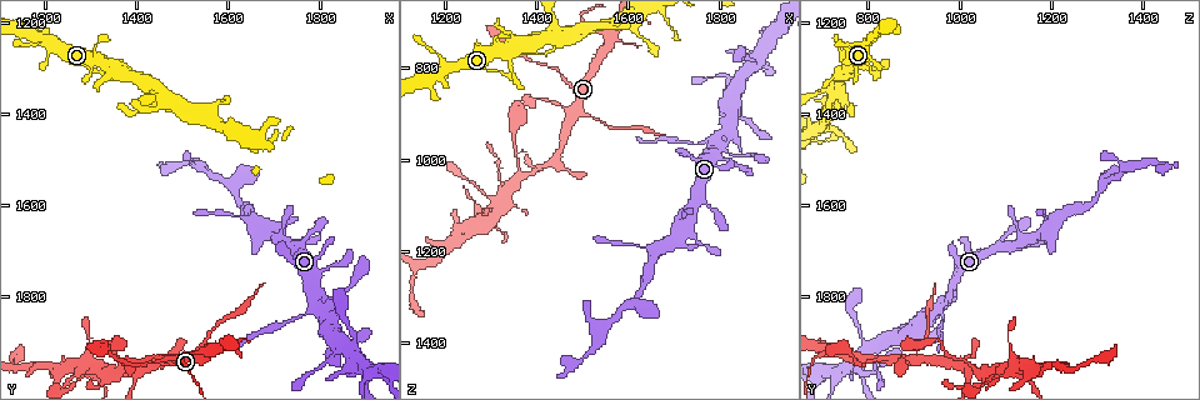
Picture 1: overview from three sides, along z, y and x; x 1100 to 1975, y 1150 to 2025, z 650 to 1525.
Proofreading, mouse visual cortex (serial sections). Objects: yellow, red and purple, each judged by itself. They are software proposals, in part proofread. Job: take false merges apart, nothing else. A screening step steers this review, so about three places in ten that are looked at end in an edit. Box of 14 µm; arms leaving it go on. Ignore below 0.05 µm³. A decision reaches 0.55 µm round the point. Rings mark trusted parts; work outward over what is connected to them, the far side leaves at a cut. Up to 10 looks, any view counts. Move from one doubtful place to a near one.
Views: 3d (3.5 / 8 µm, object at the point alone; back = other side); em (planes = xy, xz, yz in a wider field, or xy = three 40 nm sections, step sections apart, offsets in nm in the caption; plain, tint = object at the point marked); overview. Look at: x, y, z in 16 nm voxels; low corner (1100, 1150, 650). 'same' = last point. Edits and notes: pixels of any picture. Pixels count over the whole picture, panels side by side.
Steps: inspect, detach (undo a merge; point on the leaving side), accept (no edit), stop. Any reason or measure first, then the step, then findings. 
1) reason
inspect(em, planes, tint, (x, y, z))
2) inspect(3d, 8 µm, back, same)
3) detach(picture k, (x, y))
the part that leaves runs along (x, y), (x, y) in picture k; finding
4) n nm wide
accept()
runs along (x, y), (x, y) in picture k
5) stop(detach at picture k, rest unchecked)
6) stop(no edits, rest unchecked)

small branch off a trunk
inspect(3d, 3.5 µm, (1430, 1345, 710))

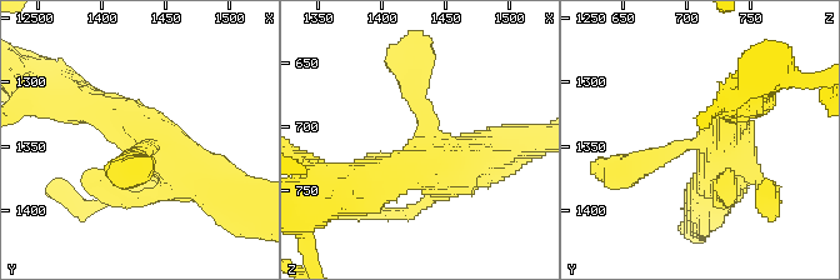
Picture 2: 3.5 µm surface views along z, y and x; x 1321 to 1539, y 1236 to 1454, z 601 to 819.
shape alone is not enough
inspect(em, xy, step 5, tint, (1440, 1348, 710))

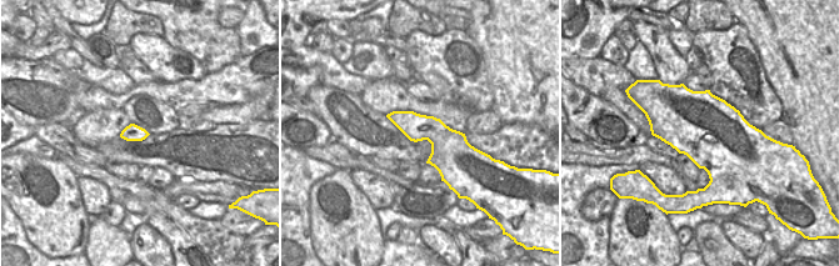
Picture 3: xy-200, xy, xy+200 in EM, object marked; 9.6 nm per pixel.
accept()
runs along (99, 106), (234, 199) in picture 2; continuous, no second cell

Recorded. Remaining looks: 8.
calibre changes
inspect(3d, 3.5 µm, (1525, 1925, 905))

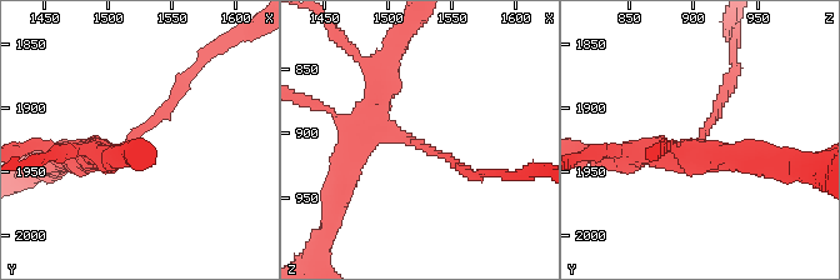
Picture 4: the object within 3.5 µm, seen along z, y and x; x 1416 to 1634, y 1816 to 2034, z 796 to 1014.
arms of 150, 300 nm
inspect(em, xy, step 1, tint, (1524, 1922, 908))

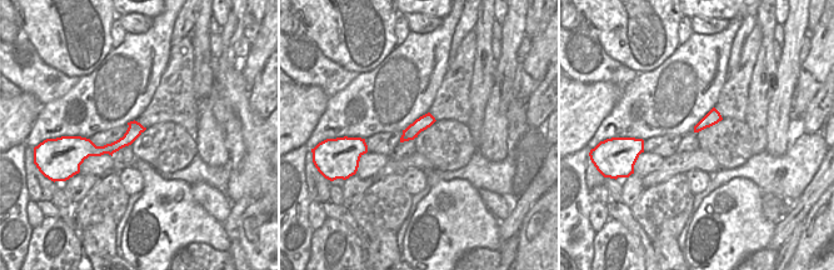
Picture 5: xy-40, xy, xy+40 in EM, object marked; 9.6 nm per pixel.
detach(picture 4, (170, 105))
the part that leaves runs along (139, 133), (220, 44) in picture 4; two cells meet here

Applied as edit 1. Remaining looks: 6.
inspect(overview)

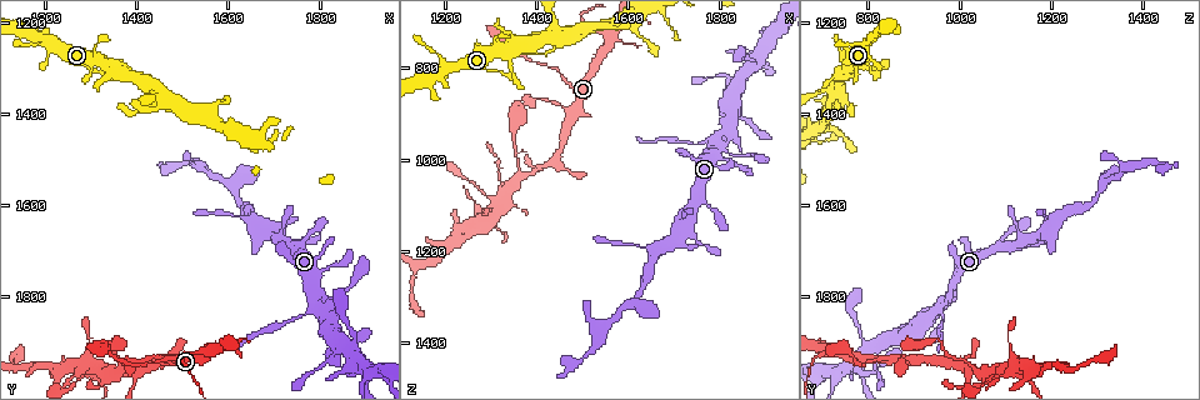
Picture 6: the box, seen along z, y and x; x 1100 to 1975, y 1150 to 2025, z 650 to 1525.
thick turns thin
inspect(3d, 3.5 µm, (1370, 1960, 1030))

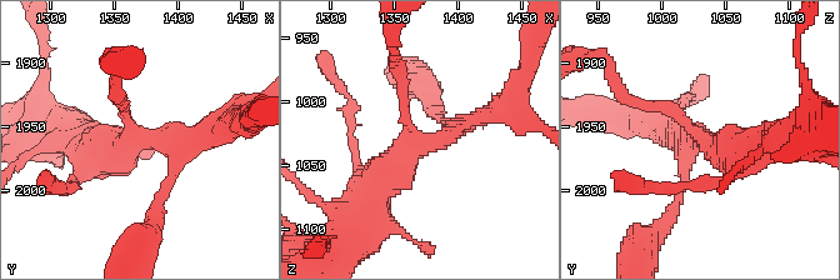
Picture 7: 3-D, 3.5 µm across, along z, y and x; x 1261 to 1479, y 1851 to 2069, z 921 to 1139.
3 arms; arms of 150, 200, 500 nm; need the tissue
inspect(em, planes, tint, (1372, 1960, 1034))

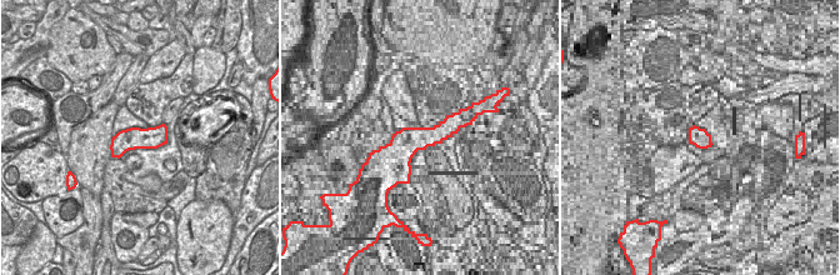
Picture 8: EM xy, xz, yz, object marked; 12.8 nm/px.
another direction
inspect(em, xy, step 1, tint, same)

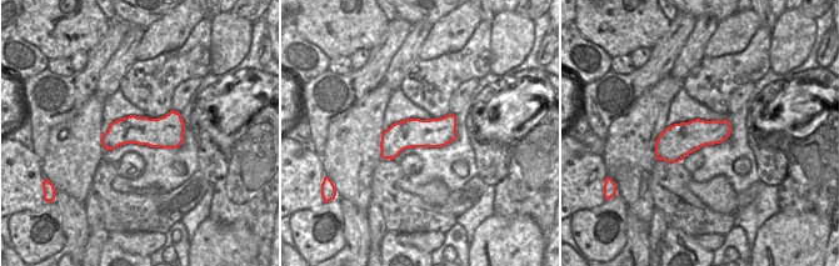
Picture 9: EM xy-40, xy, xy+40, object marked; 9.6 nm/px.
accept()
runs along (453, 119), (384, 154) in picture 9; all the same cell

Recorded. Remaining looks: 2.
a narrow waist
inspect(3d, 3.5 µm, (1745, 1855, 965))

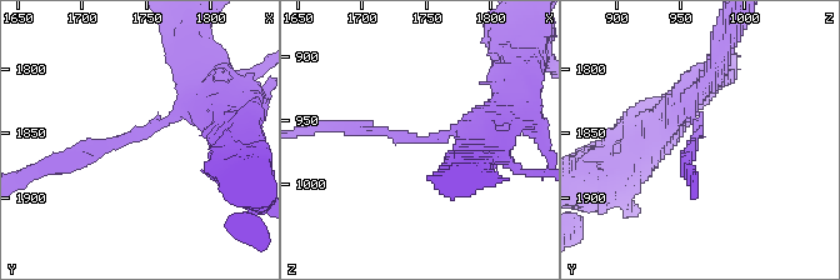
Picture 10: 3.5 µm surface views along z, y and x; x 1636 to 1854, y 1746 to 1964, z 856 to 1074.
shape alone is not enough
inspect(em, xy, step 3, tint, (1742, 1852, 964))

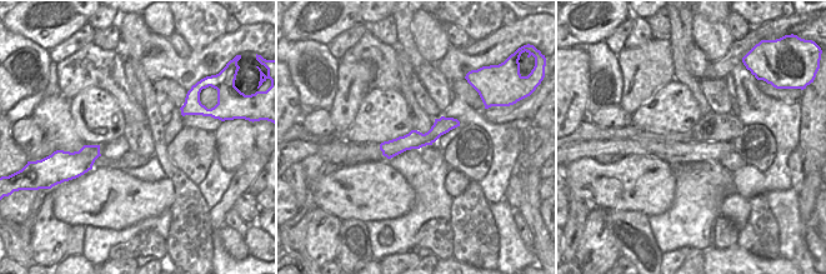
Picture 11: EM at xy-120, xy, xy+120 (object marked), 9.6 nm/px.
detach(picture 10, (403, 138))
the part that leaves runs along (440, 138), (406, 138), (333, 125) in picture 10; a second cell is stuck on

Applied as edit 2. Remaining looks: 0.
stop(detach at picture 4, detach at picture 10, rest unchecked)

